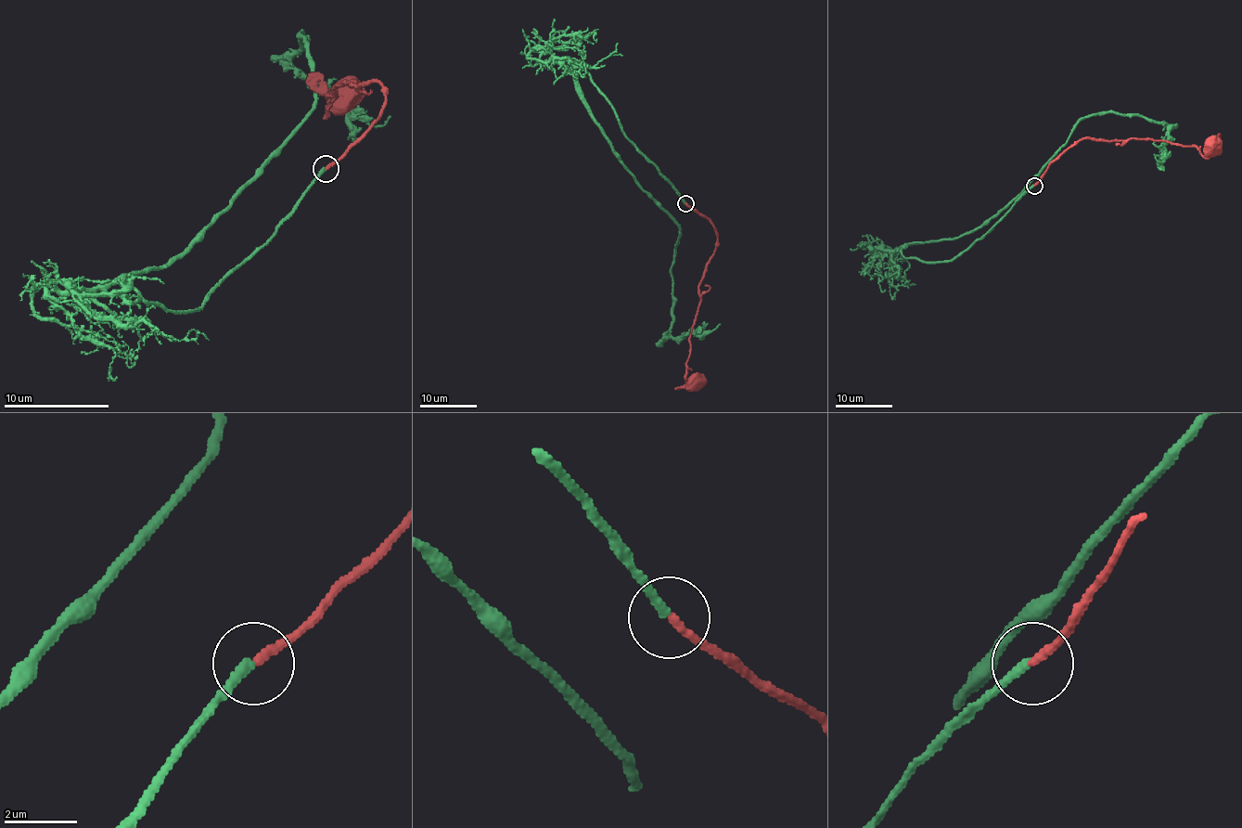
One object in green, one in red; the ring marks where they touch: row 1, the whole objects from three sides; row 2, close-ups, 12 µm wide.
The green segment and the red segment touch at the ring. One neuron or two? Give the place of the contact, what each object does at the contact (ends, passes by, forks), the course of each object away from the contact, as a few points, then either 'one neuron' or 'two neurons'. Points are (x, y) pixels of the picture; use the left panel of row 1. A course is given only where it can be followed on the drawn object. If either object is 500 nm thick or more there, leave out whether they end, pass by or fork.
at (326, 168); green ends there; red ends there; green runs (326, 169), (198, 309), (132, 288), (313, 106), (302, 32), (289, 61), (368, 122), (390, 116); red runs (326, 169), (378, 116), (384, 87), (337, 84), (326, 116), (329, 98), (311, 71); one neuron

